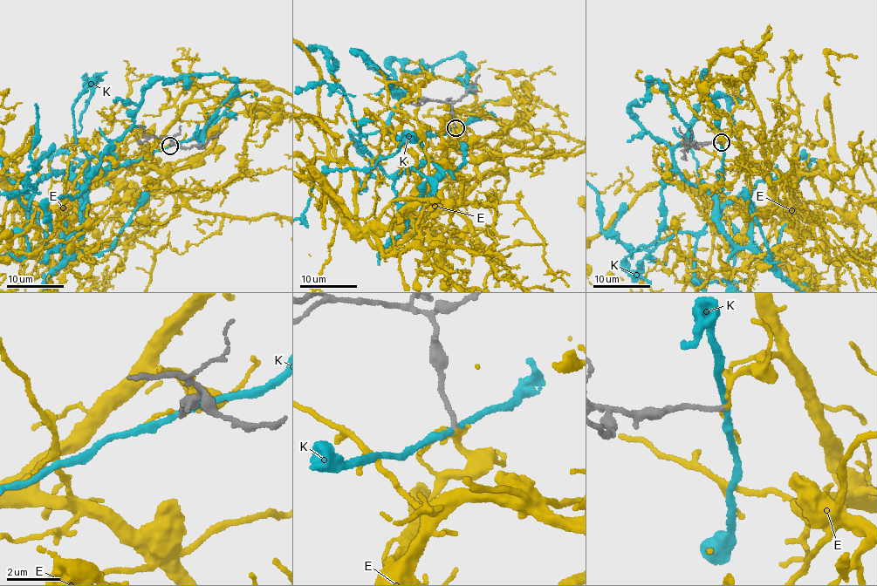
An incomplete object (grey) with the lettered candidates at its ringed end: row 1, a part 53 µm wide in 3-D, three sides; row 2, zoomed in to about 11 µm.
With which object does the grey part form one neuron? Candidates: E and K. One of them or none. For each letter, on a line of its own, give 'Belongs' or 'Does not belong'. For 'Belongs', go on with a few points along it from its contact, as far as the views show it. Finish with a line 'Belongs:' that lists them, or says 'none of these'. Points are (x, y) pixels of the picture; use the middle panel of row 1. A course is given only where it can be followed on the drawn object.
E: Belongs
K: Does not belong
Belongs: E

